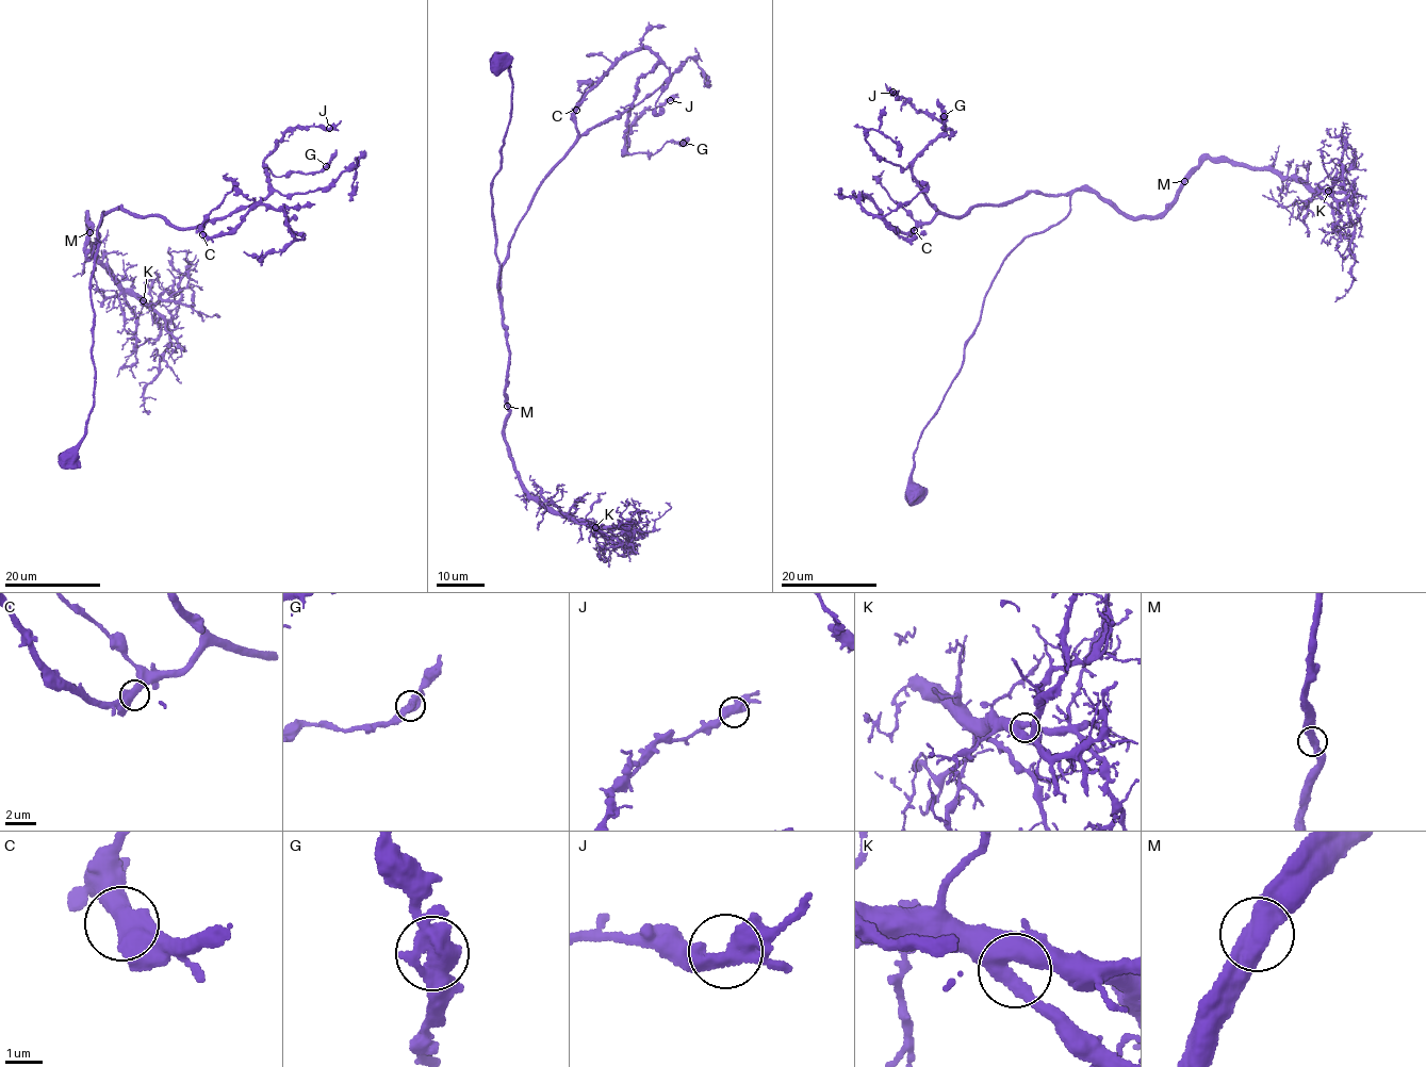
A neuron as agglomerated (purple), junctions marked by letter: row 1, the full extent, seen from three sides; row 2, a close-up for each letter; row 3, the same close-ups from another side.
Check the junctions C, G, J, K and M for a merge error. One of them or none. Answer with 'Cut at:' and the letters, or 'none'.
Cut at: none

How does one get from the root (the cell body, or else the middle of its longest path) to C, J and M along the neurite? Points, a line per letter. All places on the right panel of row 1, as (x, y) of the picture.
C: (913, 490), (913, 452), (985, 292), (1027, 236), (1065, 217), (1069, 196), (1026, 192), (914, 230)
J: (913, 490), (913, 452), (990, 282), (1070, 202), (937, 210), (912, 161), (946, 128), (892, 92)
M: (913, 490), (913, 452), (961, 366), (1003, 259), (1063, 218), (1078, 191), (1154, 218), (1184, 182)

